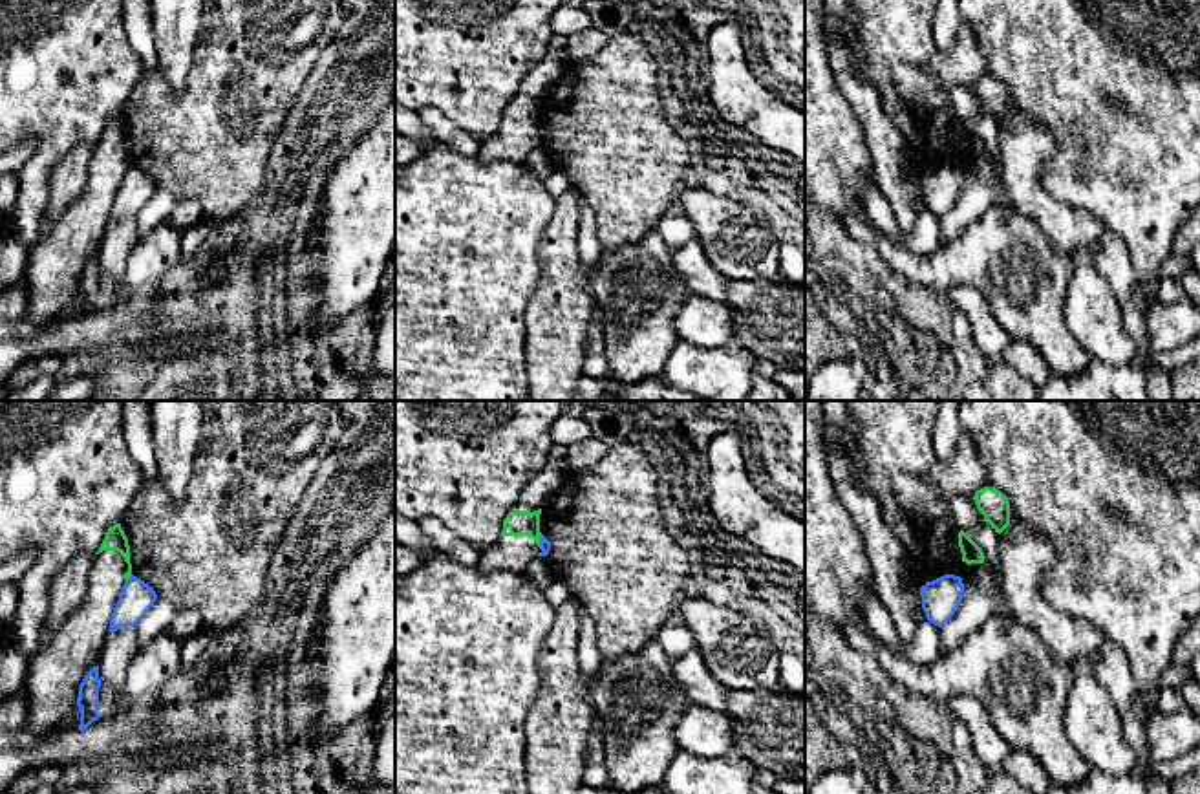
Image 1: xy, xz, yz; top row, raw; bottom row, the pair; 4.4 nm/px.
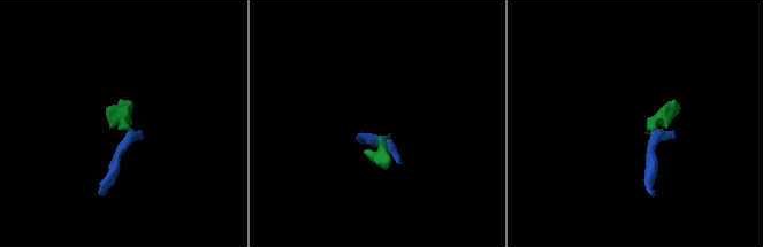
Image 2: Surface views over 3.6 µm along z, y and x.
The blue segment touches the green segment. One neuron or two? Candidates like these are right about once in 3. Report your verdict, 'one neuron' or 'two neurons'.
two neurons

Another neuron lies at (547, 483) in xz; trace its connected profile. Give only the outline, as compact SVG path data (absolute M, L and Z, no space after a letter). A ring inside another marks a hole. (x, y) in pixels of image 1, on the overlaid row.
M549 461L520 492L516 507L503 520L499 540L481 551L476 565L481 573L498 569L523 573L525 565L541 556L540 514L571 477L565 461Z

